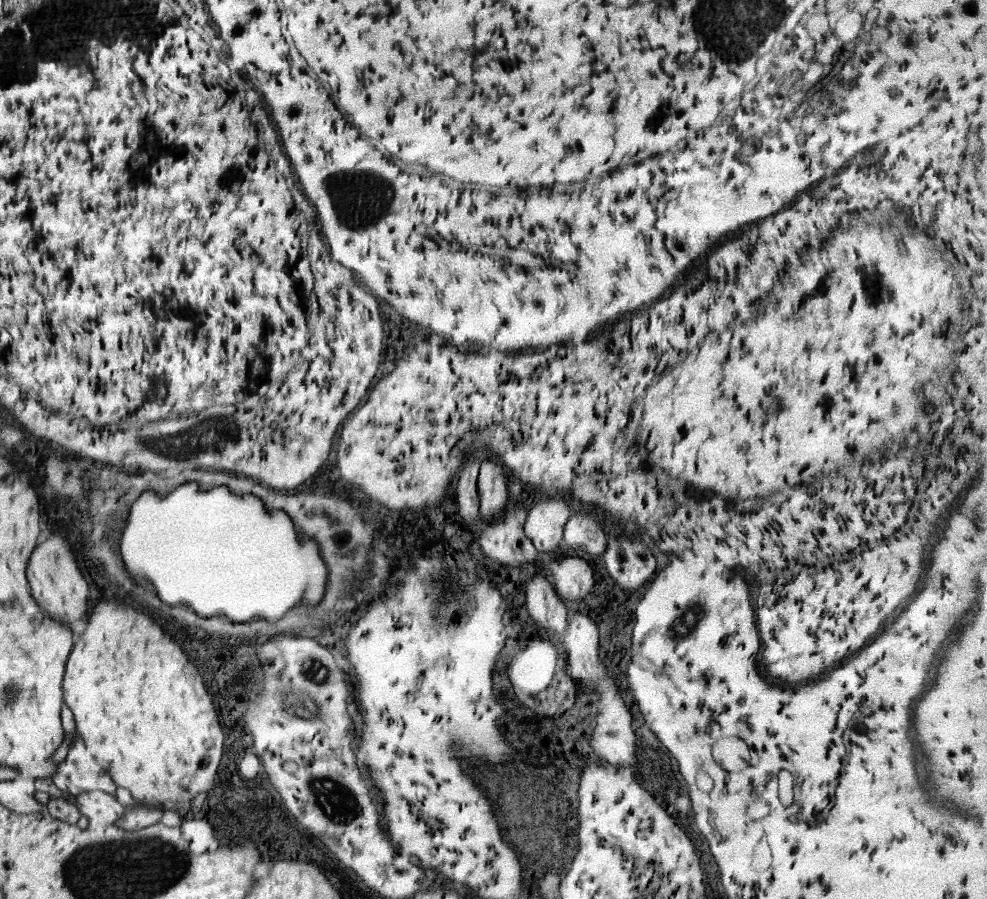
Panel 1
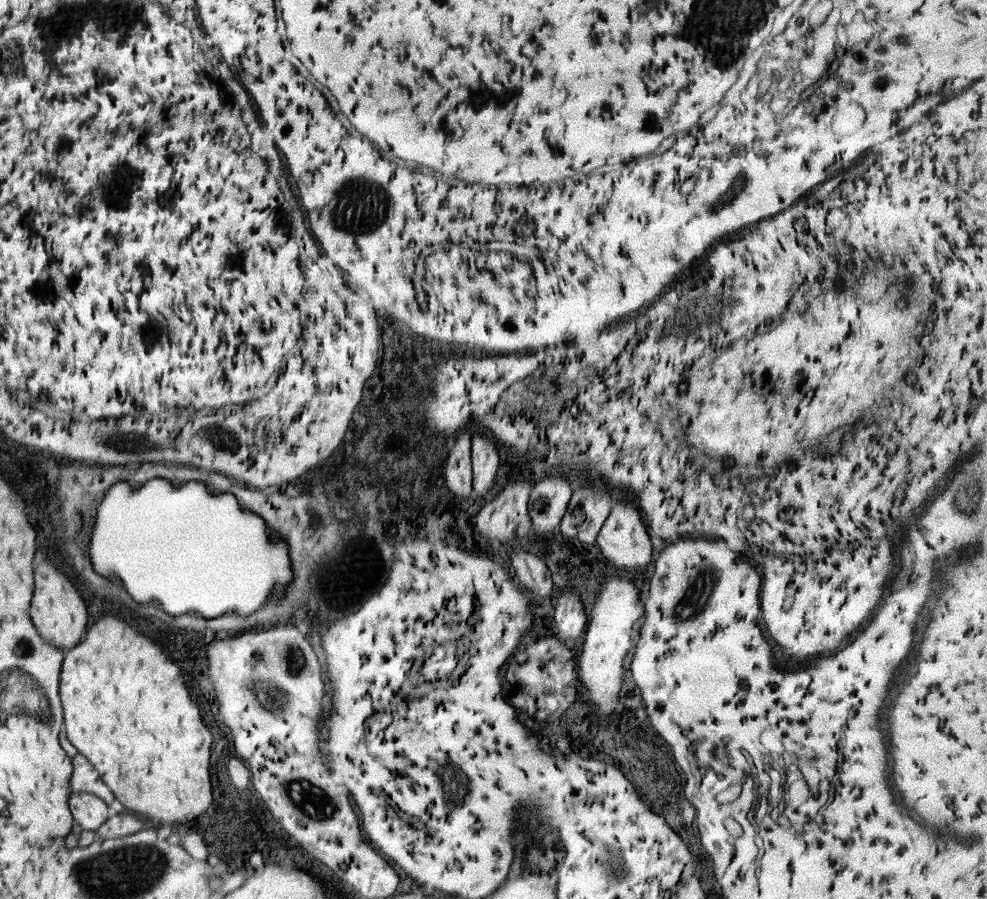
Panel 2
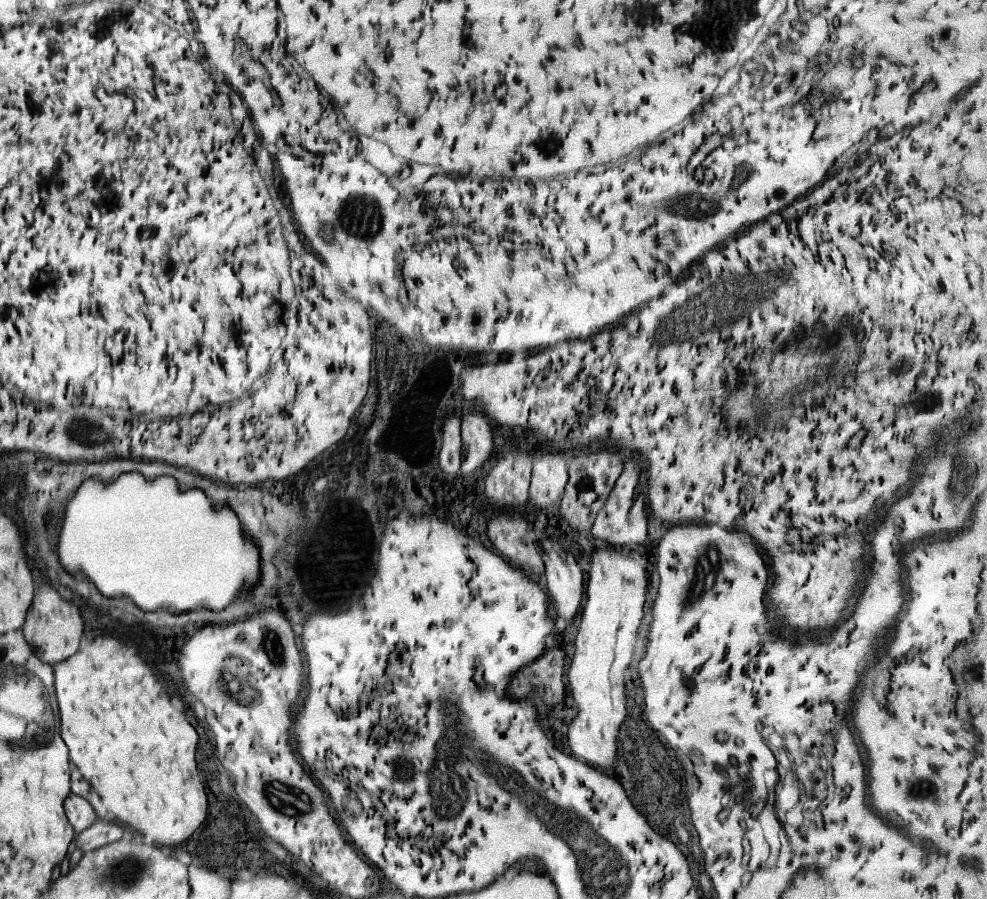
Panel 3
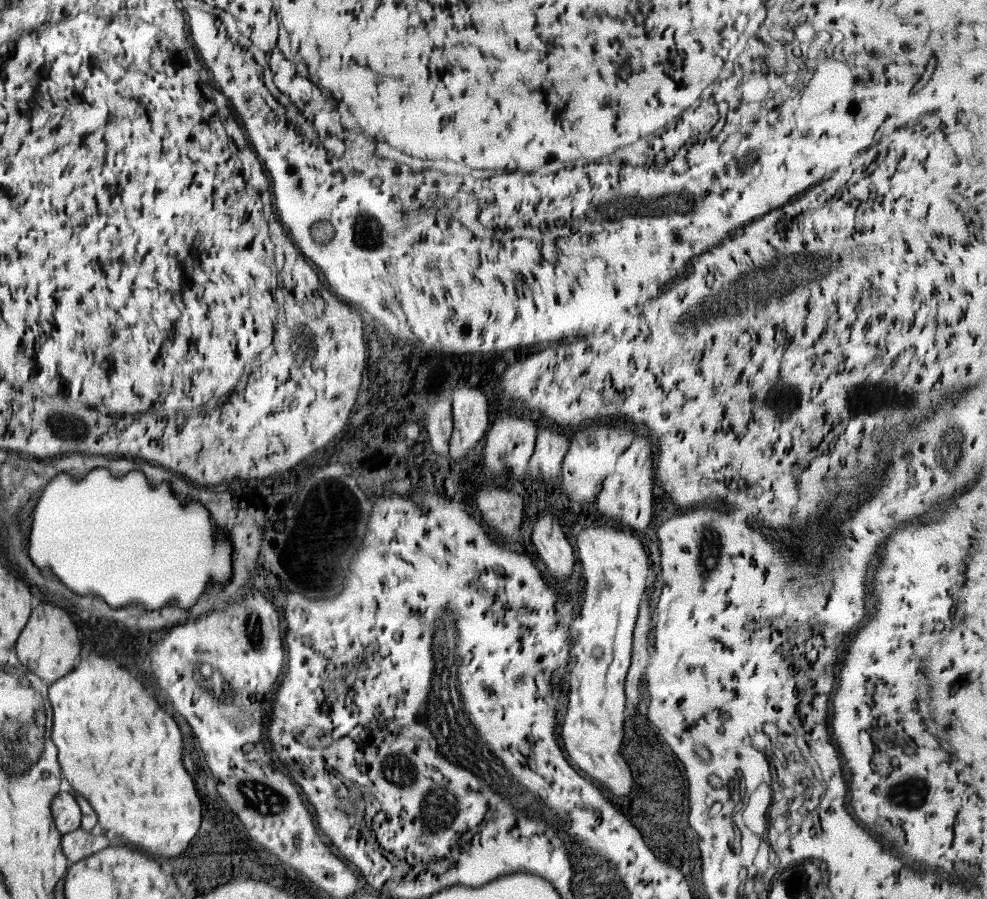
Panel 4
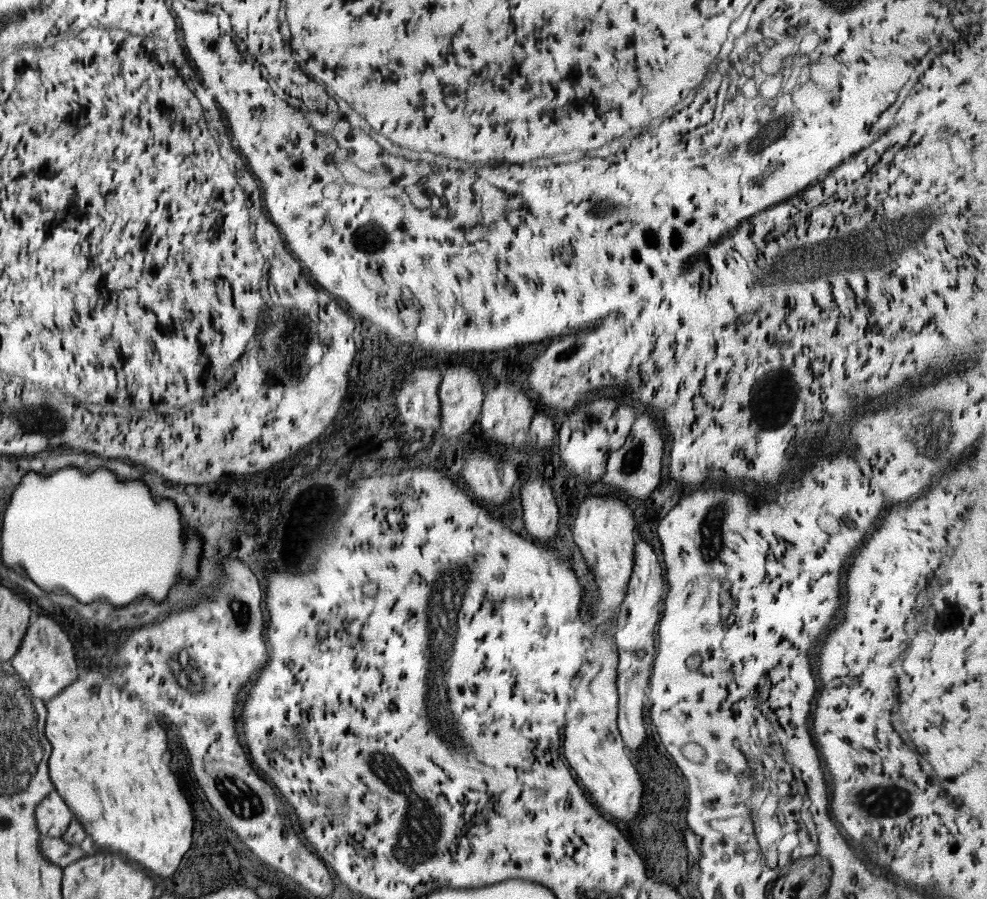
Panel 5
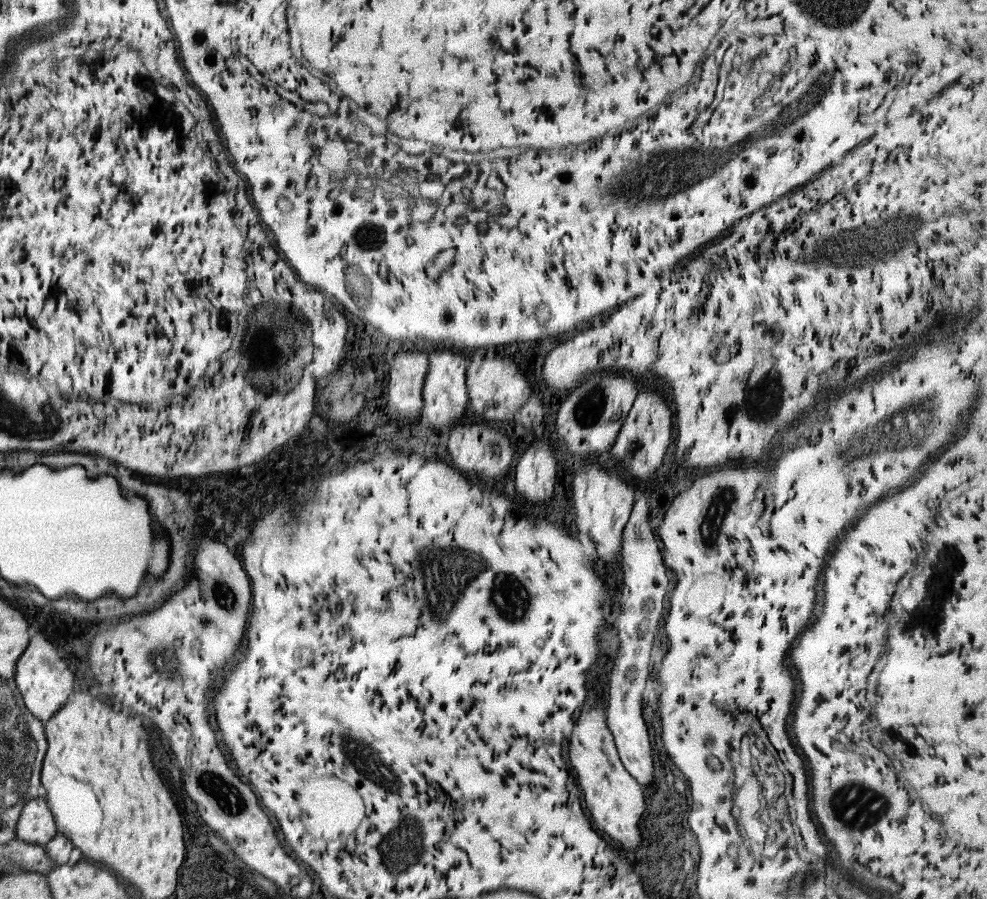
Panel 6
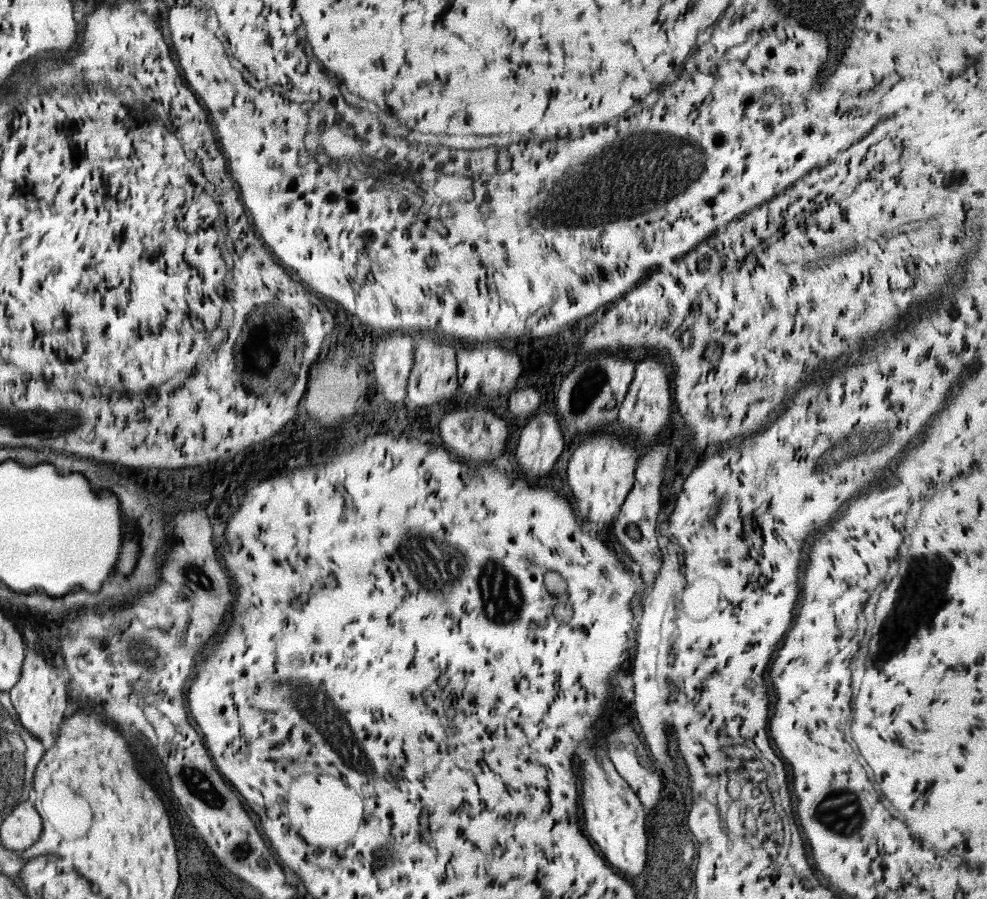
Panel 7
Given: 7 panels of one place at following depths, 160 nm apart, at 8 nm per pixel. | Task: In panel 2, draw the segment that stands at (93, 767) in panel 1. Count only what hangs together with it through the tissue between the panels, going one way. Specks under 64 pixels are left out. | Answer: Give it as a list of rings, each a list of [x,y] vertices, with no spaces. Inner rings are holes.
[[[77,753],[71,758],[71,763],[73,764],[69,780],[71,793],[90,793],[99,796],[110,805],[115,799],[115,794],[103,780],[100,780],[100,774],[92,768],[92,764],[84,758],[84,755]]]

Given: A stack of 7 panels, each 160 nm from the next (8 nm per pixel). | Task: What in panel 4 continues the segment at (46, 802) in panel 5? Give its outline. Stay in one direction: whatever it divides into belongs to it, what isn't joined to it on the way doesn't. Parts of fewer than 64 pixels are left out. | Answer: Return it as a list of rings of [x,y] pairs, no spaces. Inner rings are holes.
[[[69,789],[61,790],[52,801],[50,809],[58,830],[64,835],[79,828],[82,813],[75,796]]]

